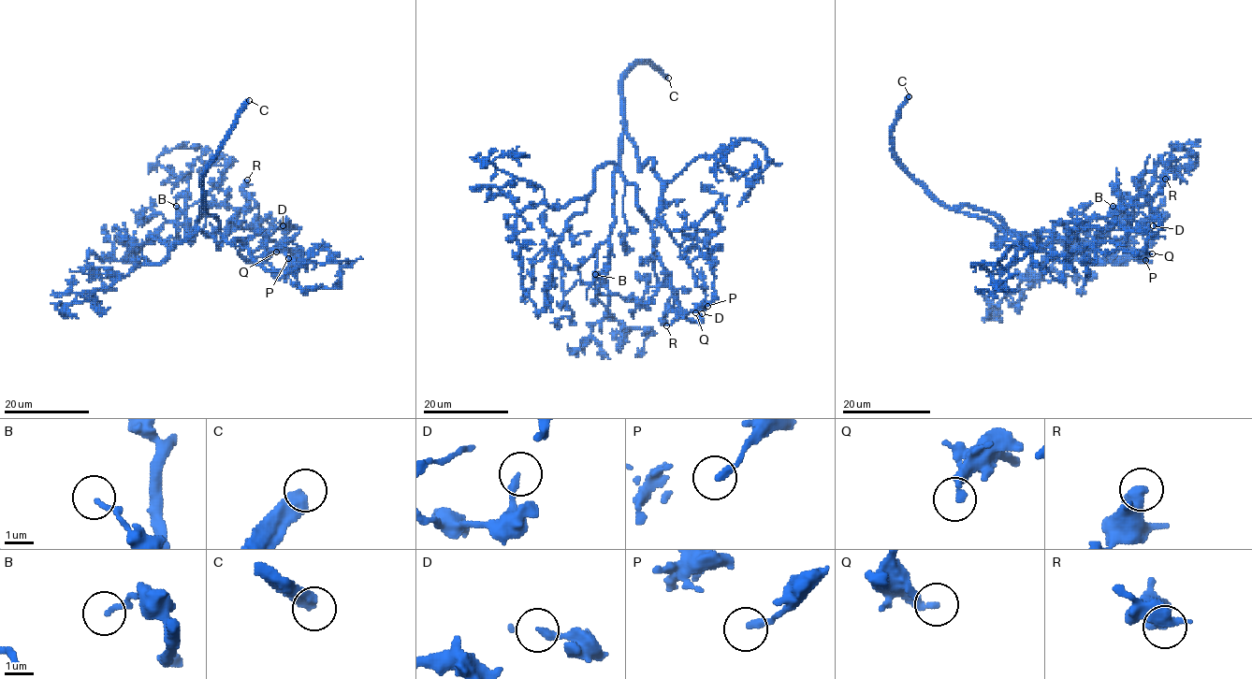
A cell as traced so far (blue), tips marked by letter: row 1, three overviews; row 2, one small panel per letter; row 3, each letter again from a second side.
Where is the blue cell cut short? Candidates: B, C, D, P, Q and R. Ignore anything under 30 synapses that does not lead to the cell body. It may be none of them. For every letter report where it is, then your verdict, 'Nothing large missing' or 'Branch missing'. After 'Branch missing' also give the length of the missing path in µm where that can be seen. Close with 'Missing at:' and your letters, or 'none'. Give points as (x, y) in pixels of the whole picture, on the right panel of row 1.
B: Place: (1113, 206). Nothing large missing
C: Place: (909, 96). Branch missing. Missing length about 200 µm
D: Place: (1153, 225). Nothing large missing
P: Place: (1145, 260). Nothing large missing
Q: Place: (1152, 253). Nothing large missing
R: Place: (1165, 179). Nothing large missing
Missing at: C

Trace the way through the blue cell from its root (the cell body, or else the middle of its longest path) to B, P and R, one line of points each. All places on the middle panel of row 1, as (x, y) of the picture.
B: (621, 138), (621, 162), (617, 166), (614, 180), (609, 267), (606, 275), (600, 272), (595, 274)
P: (621, 138), (625, 127), (640, 170), (653, 162), (664, 224), (690, 236), (708, 262), (715, 298), (707, 306)
R: (621, 138), (617, 168), (637, 187), (637, 207), (650, 226), (656, 280), (674, 289), (663, 312), (666, 325)

